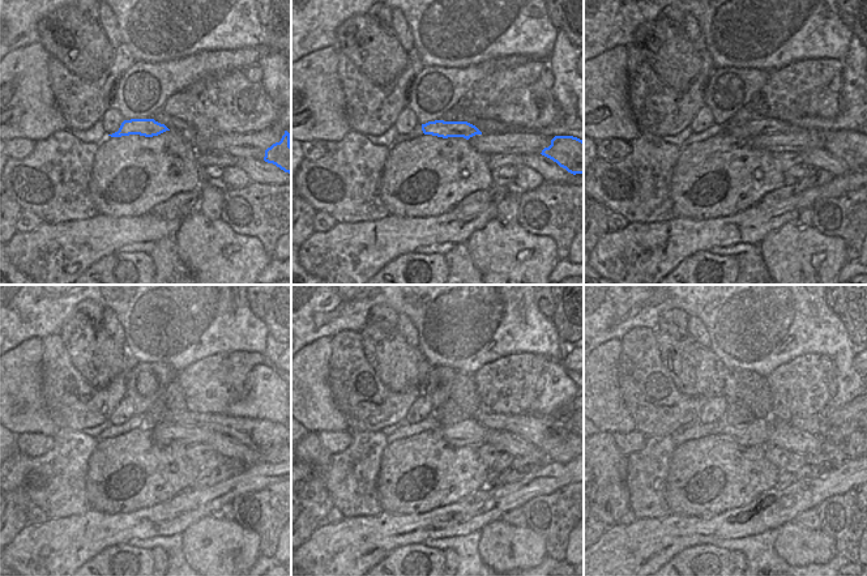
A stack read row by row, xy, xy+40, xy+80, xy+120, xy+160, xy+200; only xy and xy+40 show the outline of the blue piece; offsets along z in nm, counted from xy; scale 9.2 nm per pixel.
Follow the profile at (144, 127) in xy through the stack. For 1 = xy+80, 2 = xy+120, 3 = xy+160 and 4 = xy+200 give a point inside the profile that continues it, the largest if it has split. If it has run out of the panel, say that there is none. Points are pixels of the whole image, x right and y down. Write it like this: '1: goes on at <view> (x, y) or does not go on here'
1: goes on at xy+80 (768, 126)
2: goes on at xy+120 (260, 435)
3: goes on at xy+160 (554, 436)
4: goes on at xy+200 (815, 425)

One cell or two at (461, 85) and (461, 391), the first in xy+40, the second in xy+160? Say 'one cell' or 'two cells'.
two cells

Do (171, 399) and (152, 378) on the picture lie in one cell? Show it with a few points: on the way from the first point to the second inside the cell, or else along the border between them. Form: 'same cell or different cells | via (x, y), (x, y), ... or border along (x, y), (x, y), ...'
different cells | border along (175, 379), (158, 397)

